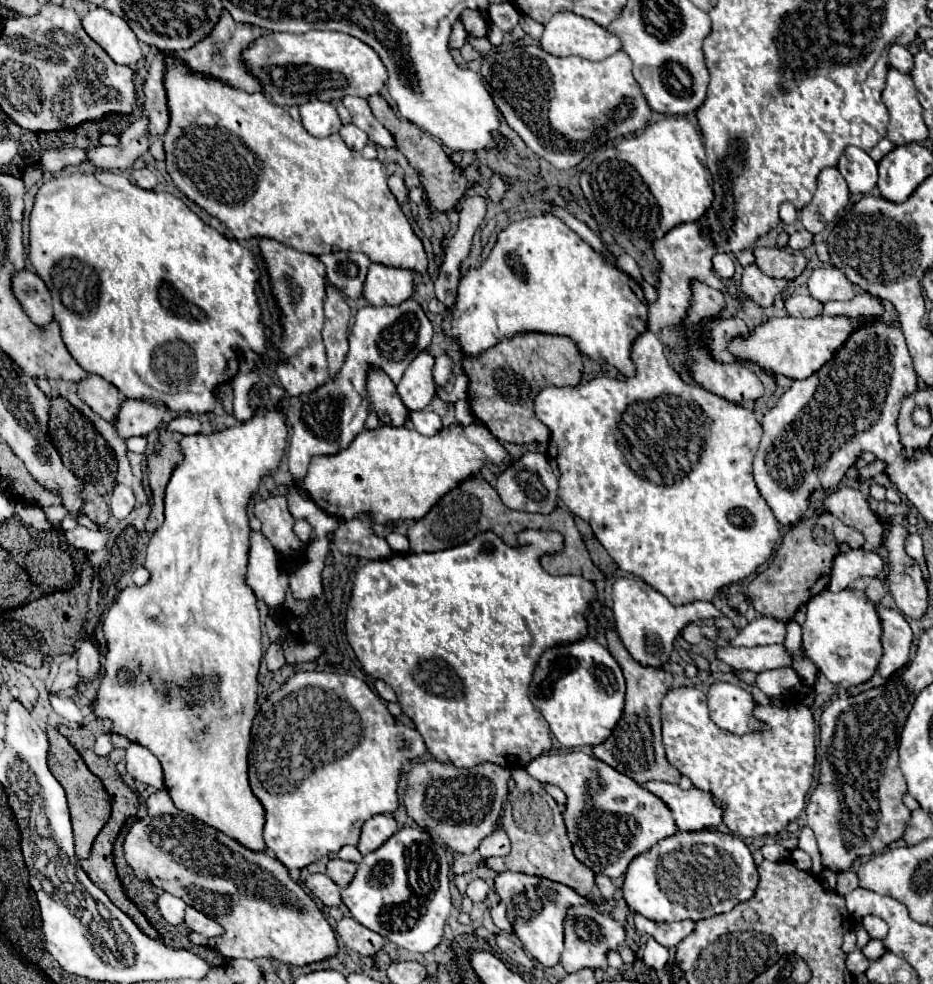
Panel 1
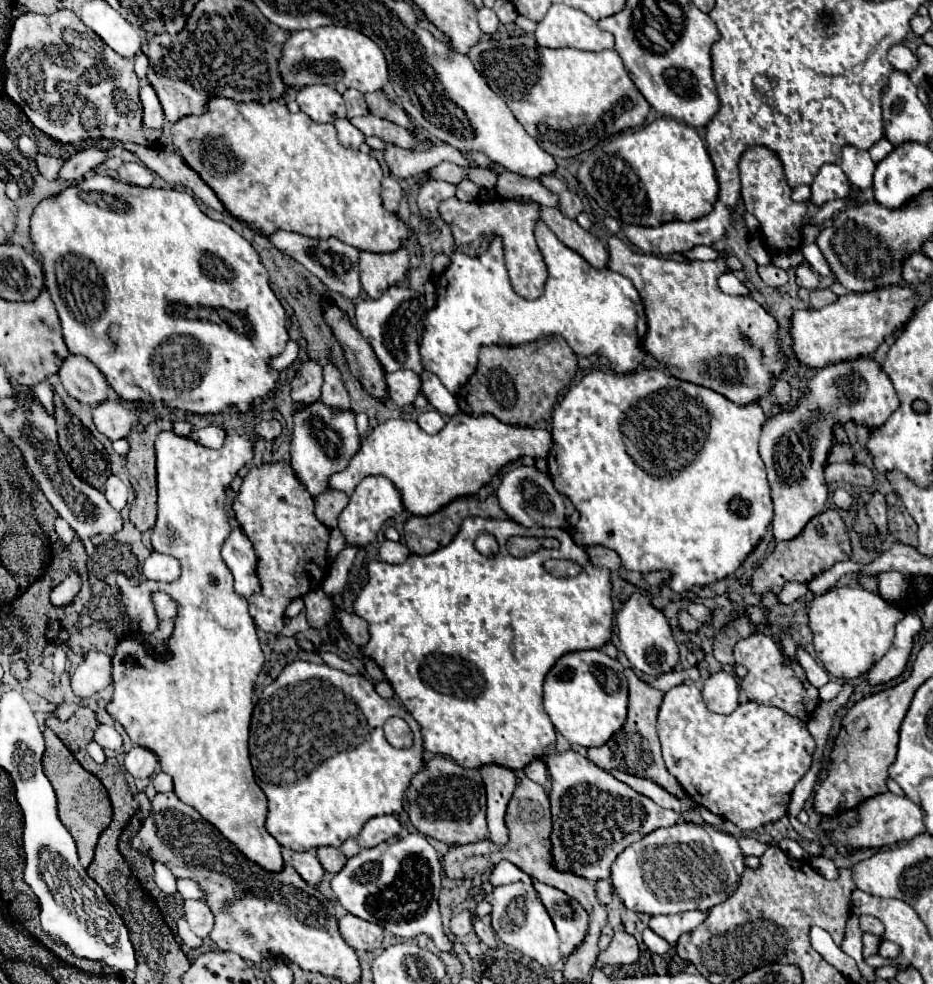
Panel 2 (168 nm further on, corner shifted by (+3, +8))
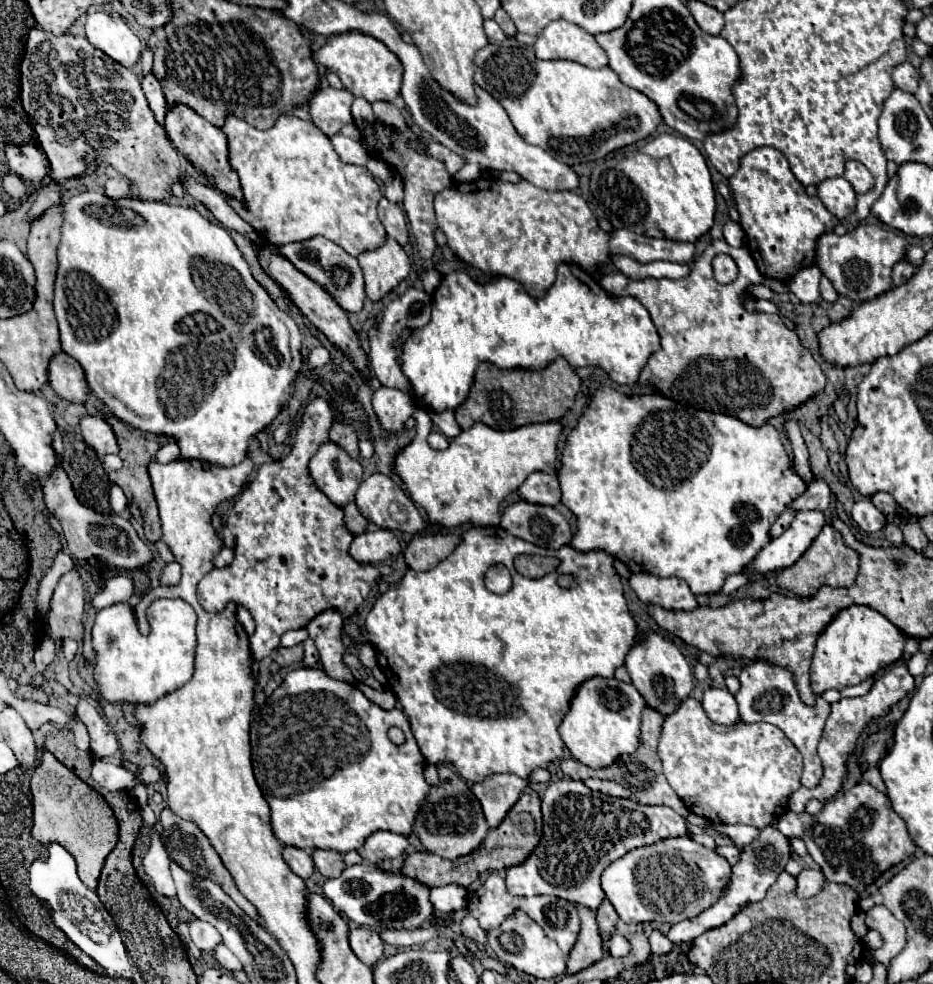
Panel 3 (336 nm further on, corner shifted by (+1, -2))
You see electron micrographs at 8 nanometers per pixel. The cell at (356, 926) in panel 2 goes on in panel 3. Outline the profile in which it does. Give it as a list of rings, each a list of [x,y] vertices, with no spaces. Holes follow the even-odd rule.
[[[367,927],[351,929],[349,943],[353,953],[369,967],[373,967],[383,957],[383,939],[373,929],[367,929]]]

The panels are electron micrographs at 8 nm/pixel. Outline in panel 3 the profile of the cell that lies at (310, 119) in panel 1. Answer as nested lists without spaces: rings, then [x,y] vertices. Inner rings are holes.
[[[331,87],[319,89],[309,101],[311,121],[327,135],[333,137],[341,131],[343,125],[351,123],[351,103],[353,95],[345,89],[337,91]]]

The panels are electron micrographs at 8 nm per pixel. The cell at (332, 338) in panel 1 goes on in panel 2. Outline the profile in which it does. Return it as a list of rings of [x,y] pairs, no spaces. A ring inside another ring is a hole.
[[[327,365],[323,369],[323,377],[325,377],[325,383],[323,383],[321,401],[327,403],[327,407],[335,407],[337,411],[349,411],[351,401],[349,401],[349,395],[341,383],[341,375],[339,375],[337,367]]]

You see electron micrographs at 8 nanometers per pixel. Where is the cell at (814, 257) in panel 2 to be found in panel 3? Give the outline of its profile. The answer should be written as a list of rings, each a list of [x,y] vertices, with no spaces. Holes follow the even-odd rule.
[[[821,275],[821,297],[823,297],[825,301],[829,301],[829,303],[833,303],[833,301],[837,299],[837,291],[833,289],[831,281],[829,281],[825,275]]]

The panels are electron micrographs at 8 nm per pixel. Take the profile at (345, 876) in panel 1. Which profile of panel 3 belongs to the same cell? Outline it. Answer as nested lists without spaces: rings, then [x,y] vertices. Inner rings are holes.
[[[315,849],[313,851],[313,861],[315,861],[315,867],[321,875],[325,877],[339,877],[345,869],[345,861],[343,861],[343,855],[337,853],[337,851],[323,851],[323,849]]]

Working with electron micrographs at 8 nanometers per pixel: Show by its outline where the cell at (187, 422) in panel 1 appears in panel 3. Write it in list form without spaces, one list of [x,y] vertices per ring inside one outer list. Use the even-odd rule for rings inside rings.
[[[169,441],[169,443],[165,443],[161,449],[159,449],[159,453],[157,453],[157,461],[173,461],[173,459],[179,459],[181,457],[181,449],[179,449],[179,445],[175,443],[175,441]]]

